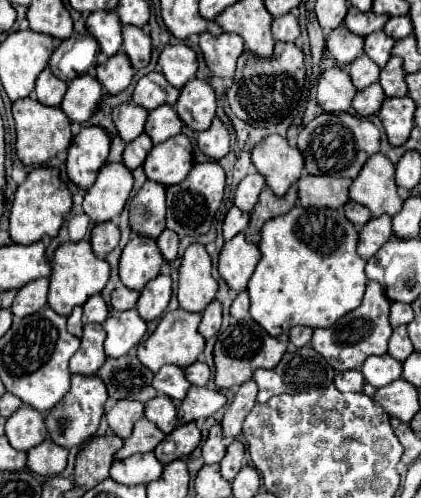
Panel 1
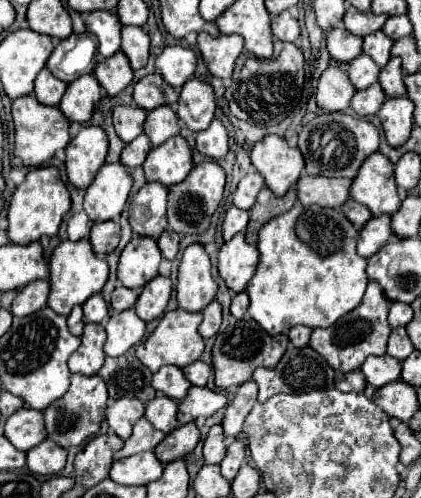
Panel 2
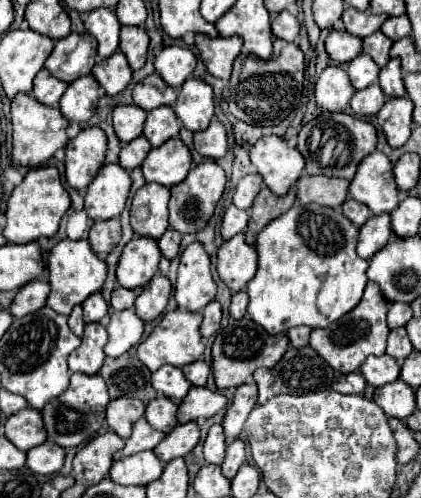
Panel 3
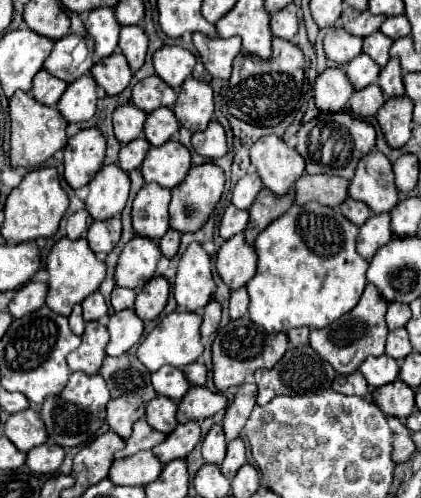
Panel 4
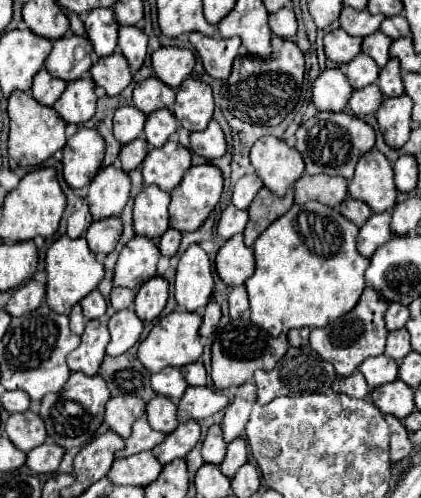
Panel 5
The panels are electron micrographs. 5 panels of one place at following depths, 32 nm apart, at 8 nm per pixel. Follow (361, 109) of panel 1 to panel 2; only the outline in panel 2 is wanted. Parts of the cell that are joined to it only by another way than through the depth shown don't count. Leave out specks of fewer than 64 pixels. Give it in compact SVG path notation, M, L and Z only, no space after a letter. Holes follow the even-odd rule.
M372 84L372 86L356 92L356 96L352 98L352 110L358 116L370 116L380 110L384 100L386 100L386 94L382 92L380 84Z

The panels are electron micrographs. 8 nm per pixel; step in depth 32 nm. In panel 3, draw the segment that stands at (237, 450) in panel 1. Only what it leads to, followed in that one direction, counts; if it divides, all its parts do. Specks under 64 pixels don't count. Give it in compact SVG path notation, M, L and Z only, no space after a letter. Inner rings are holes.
M238 438L234 440L230 446L228 446L228 452L226 452L226 458L222 462L222 474L232 480L236 476L236 472L240 470L240 466L244 464L246 460L246 450L244 450L244 442Z

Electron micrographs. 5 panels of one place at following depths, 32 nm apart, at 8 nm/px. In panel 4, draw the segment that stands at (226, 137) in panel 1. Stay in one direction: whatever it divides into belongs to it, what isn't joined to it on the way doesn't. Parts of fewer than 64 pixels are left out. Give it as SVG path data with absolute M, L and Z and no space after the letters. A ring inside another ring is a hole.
M212 120L206 130L192 134L192 148L210 160L222 158L228 152L226 146L226 132L218 120Z

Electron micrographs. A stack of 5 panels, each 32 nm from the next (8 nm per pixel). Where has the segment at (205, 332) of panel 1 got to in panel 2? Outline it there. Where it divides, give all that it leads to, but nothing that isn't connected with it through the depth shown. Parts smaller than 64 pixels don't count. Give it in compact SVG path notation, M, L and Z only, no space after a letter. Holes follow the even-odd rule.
M214 300L212 304L208 304L208 308L202 310L202 314L204 314L204 320L200 324L200 334L204 338L210 338L210 336L214 336L220 330L220 324L222 324L222 306Z

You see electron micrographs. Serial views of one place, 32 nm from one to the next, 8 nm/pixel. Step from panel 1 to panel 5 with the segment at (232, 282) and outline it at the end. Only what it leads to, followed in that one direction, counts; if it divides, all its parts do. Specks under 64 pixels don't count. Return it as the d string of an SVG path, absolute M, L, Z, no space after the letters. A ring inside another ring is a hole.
M232 236L216 256L216 272L230 288L242 286L256 268L254 250L244 244L242 236Z

